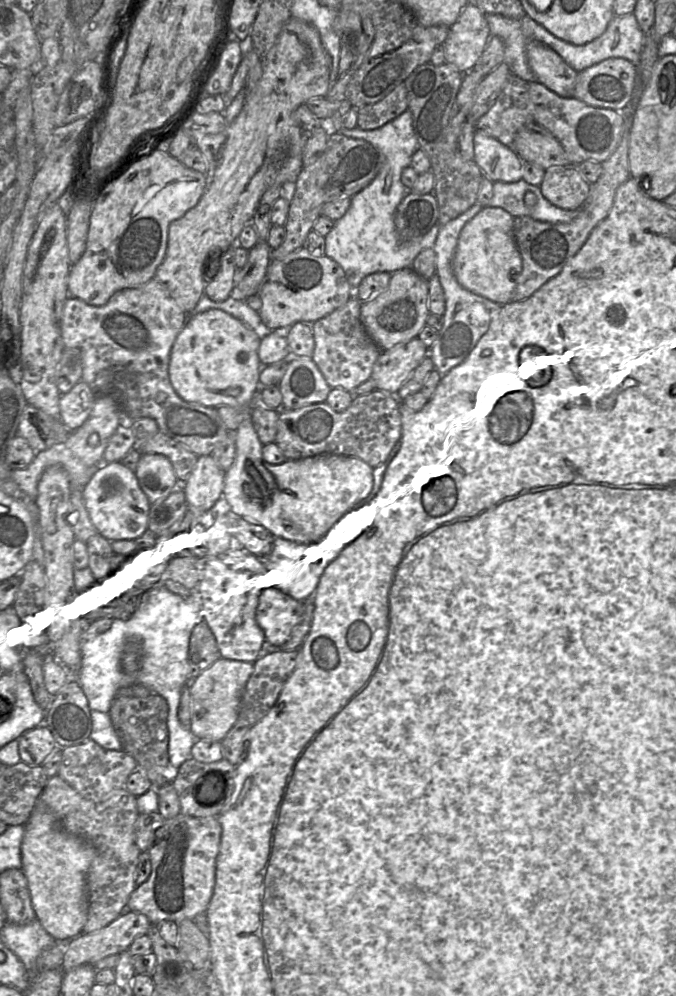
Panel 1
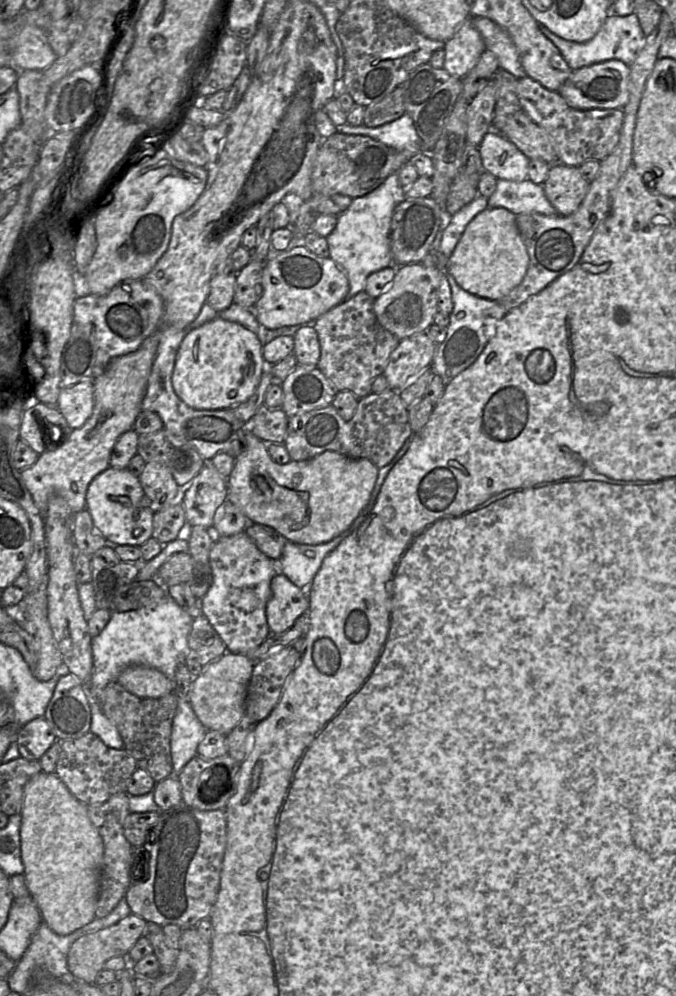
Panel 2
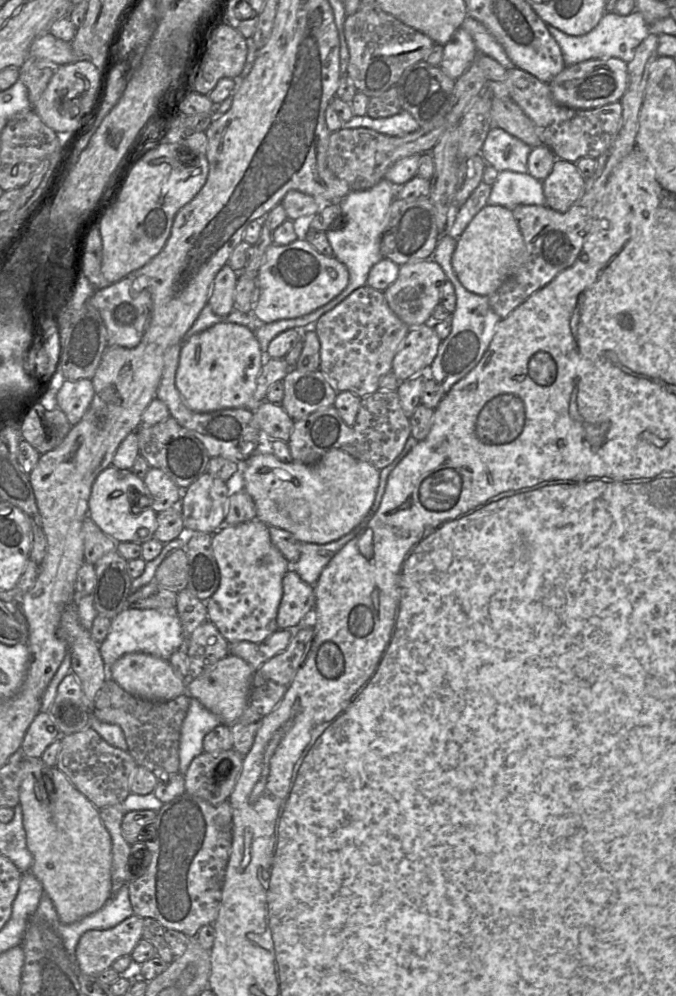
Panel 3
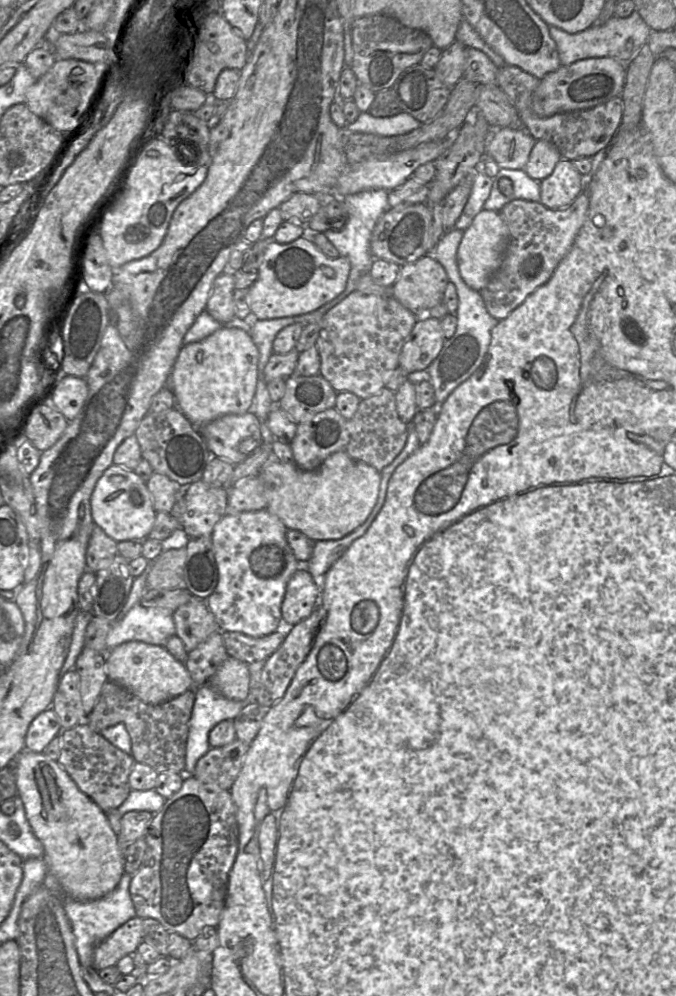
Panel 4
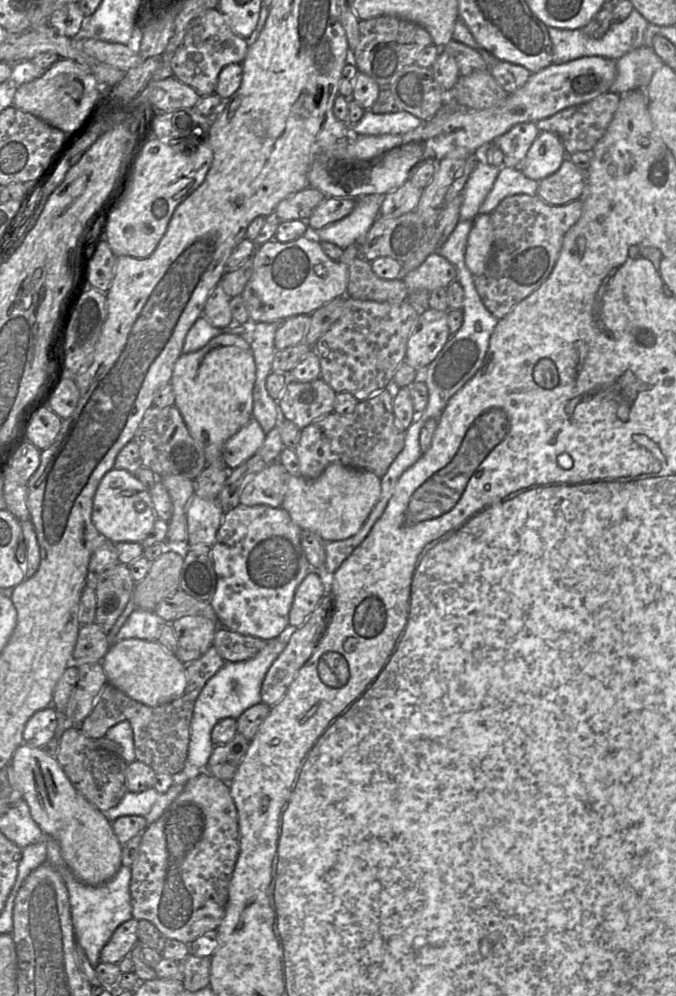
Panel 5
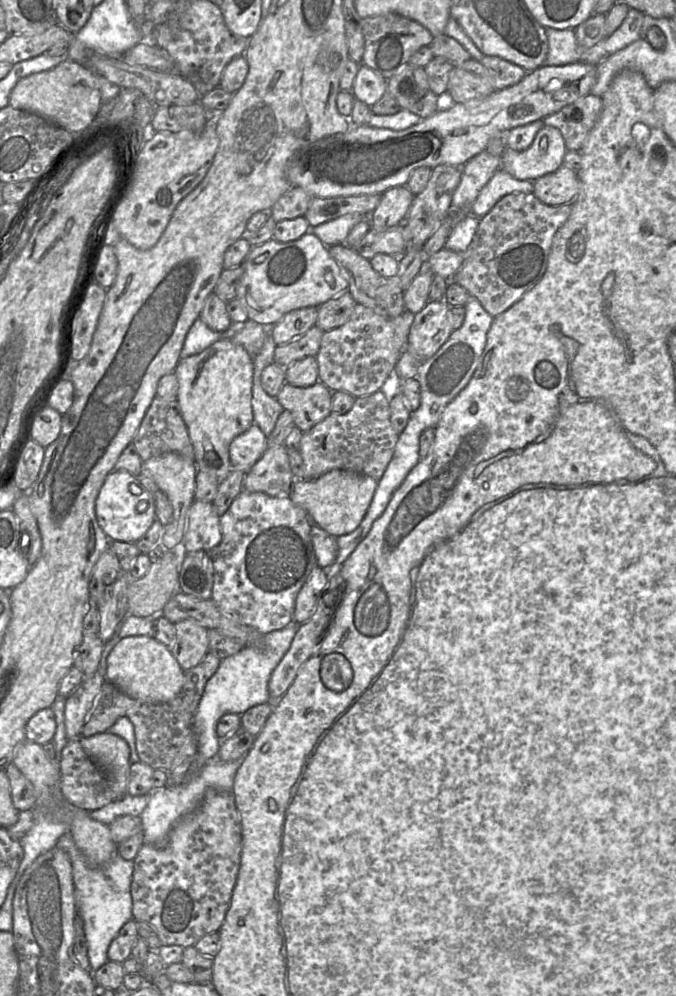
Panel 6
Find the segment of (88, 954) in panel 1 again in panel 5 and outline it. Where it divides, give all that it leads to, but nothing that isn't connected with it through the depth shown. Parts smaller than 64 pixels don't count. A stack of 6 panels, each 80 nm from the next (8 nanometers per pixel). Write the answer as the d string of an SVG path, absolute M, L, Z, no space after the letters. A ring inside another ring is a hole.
M131 918L115 930L101 951L101 962L118 964L125 956L130 955L138 943L138 924L139 920Z

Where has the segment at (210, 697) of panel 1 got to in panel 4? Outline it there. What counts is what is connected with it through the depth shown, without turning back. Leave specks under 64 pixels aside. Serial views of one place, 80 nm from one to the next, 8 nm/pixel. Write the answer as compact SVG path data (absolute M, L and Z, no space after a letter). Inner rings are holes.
M228 657L207 684L228 699L243 701L248 697L250 690L248 664L236 658Z

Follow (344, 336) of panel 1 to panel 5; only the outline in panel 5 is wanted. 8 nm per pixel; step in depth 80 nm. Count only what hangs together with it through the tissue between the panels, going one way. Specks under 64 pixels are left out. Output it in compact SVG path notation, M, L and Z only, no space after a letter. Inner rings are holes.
M345 296L342 313L330 329L312 347L320 361L320 377L336 392L349 392L358 401L382 391L405 360L406 346L419 313L407 301L376 302Z

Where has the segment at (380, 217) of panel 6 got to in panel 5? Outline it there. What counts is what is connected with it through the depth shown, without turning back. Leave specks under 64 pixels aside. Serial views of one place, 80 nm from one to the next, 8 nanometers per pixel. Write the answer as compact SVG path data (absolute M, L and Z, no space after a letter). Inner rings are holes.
M408 179L399 188L387 193L380 208L379 216L396 218L415 210L419 204L423 189Z

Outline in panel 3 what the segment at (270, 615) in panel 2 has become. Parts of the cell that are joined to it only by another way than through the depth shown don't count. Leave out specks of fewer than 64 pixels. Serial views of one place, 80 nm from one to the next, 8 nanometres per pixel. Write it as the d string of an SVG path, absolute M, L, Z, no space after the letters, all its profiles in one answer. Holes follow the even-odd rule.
M289 569L282 579L282 597L276 613L278 629L296 629L315 619L314 586Z

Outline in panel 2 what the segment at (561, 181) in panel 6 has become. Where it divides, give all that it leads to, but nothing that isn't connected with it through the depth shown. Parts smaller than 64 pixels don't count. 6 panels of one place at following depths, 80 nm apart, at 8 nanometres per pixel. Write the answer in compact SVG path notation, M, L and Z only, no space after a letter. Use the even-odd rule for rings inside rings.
M554 163L550 166L548 175L542 184L546 198L561 216L567 216L578 209L585 198L589 183L579 171L579 167Z

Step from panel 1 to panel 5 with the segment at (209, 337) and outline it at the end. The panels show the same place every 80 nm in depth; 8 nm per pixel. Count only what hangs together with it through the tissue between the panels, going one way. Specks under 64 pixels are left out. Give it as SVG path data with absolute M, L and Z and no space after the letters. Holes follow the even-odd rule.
M223 333L212 338L203 348L182 353L175 363L171 385L175 394L175 406L179 409L191 436L202 446L207 465L226 467L223 447L252 418L253 389L256 365L248 341L239 334Z

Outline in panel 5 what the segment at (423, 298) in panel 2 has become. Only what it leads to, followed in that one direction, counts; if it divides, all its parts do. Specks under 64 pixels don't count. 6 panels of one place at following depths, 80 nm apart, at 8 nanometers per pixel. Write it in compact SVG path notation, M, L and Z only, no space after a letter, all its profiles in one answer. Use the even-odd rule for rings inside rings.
M438 252L431 253L416 269L401 276L408 294L437 288L447 288L456 279L456 268Z

